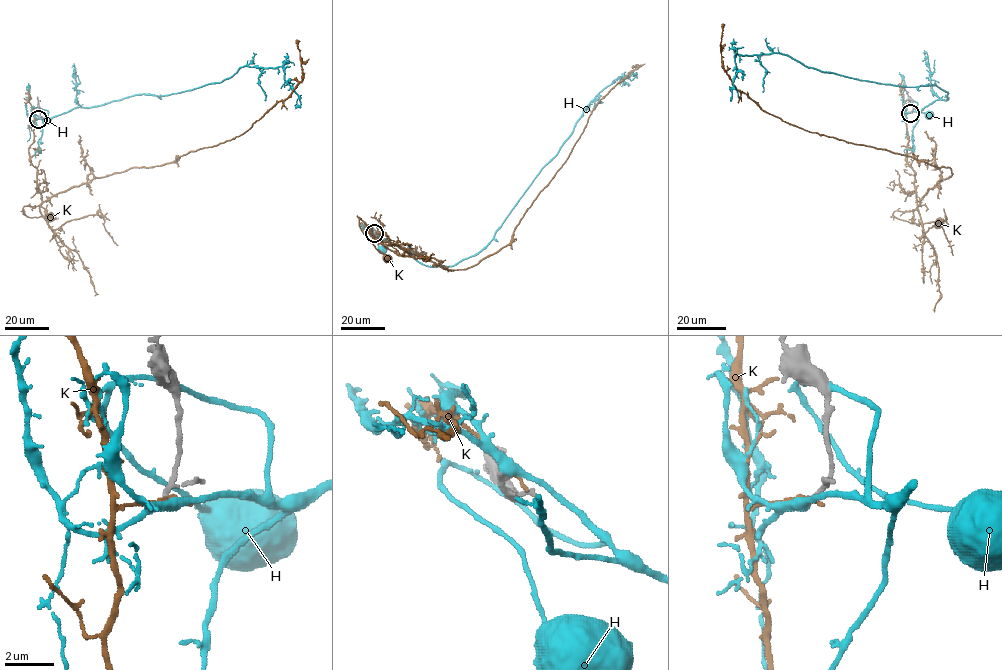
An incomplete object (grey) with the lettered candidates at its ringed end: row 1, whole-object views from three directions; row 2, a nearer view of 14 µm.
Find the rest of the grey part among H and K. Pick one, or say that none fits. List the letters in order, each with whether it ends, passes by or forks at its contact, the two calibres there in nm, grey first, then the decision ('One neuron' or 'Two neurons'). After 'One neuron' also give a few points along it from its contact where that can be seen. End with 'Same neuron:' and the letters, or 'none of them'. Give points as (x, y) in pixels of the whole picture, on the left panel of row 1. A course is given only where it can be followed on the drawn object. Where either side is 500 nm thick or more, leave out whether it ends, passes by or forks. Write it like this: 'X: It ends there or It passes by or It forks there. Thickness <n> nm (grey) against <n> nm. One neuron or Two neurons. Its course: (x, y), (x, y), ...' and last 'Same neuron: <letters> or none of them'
H: It passes by. Thickness 240 nm (grey) against 400 nm. Two neurons
K: It ends there. Thickness 240 nm (grey) against 130 nm. Two neurons
Same neuron: none of them

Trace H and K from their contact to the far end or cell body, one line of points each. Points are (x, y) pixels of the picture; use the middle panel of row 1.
H: (375, 233), (428, 266), (452, 266), (477, 254), (556, 154), (583, 110), (615, 79), (636, 74), (631, 73)
K: (375, 233), (370, 228), (368, 232), (364, 230), (378, 239), (358, 217), (363, 233), (387, 258)

